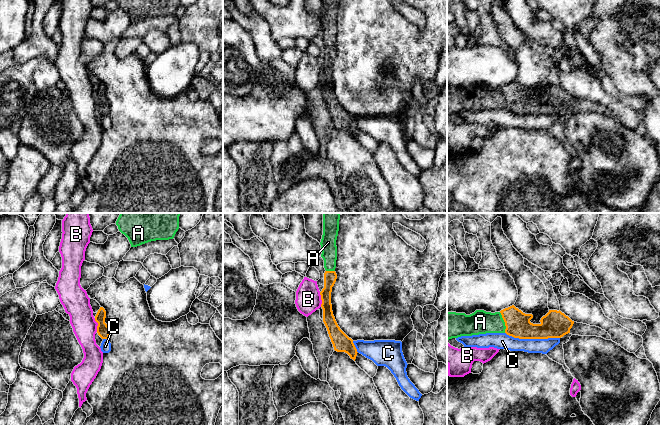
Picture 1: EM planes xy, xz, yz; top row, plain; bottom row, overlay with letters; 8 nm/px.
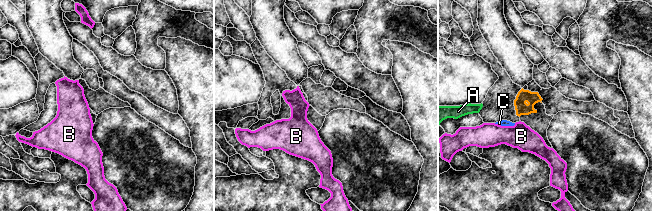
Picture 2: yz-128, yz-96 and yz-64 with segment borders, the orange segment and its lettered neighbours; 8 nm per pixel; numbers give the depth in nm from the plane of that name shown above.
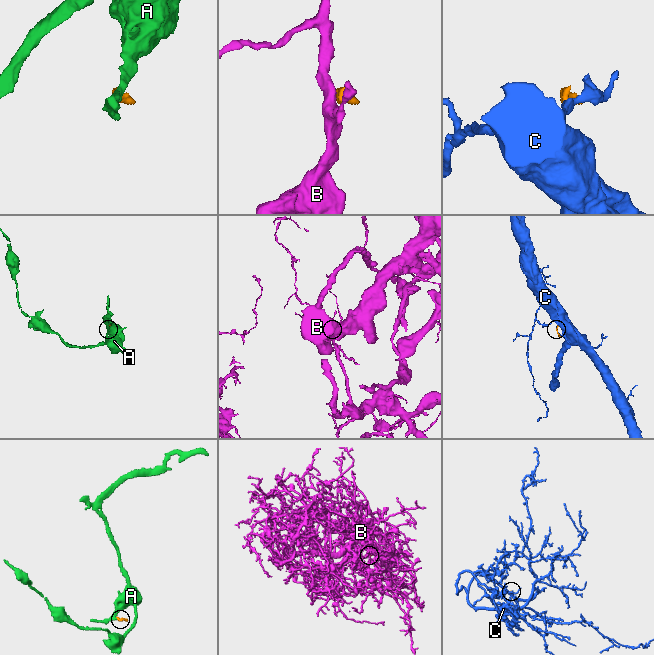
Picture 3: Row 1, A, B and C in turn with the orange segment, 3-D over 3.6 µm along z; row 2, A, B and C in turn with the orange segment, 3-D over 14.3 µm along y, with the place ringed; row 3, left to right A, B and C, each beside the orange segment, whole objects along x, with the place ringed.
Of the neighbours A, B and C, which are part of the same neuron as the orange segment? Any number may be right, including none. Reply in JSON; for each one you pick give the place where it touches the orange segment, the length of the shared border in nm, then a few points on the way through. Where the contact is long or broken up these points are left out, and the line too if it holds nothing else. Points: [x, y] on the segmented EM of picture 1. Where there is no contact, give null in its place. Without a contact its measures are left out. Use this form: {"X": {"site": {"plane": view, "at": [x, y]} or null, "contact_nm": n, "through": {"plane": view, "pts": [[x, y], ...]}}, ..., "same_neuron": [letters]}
{"A": {"site": {"plane": "yz", "at": [504, 321]}, "contact_nm": 180, "through": {"plane": "yz", "pts": [[518, 325], [512, 321], [504, 321], [480, 322]]}}, "same_neuron": ["A"]}

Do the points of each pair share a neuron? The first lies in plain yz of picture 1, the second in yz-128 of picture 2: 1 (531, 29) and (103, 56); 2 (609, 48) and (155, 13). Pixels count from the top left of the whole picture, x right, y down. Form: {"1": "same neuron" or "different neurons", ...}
{"1": "same neuron", "2": "same neuron"}

